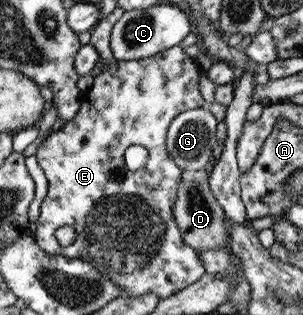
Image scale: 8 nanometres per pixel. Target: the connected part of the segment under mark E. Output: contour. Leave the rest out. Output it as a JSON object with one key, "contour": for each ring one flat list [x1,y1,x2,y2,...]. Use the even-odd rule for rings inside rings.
{"contour":[[176,45,160,53,154,54,152,57,128,61,114,61,93,77,90,89,87,89,87,91,83,93,83,105,78,108,76,115,72,117,72,120,64,122,56,132,51,131,47,138,37,147,35,152,38,167,42,169,42,173,44,173,47,183,46,195,40,203,38,217,34,222,35,232,32,235,36,245,38,245,42,251,54,256,59,255,74,260,78,259,85,261,86,264,90,264,94,269,97,269,97,272,108,276,109,280,112,280,116,284,116,287,122,290,128,297,153,293,158,299,164,299,180,291,182,288,185,288,187,285,190,285,204,275,205,271,197,255,197,251,181,240,181,231,173,220,171,209,175,200,175,191,185,173,174,163,174,161,172,161,172,158,166,151,165,144,167,128,178,113,188,111,188,109,203,107,205,105,205,101,200,95,198,85,201,74,202,69,196,65,194,59,190,58,184,53,180,46],[130,145,142,145,142,147,145,147,148,156,144,166,135,171,130,171,126,168,122,156,124,149,130,147],[62,225,72,227,75,233,74,240,66,247,60,246,58,242,56,242,56,238,54,238,54,230,58,229,58,227,62,227]]}

